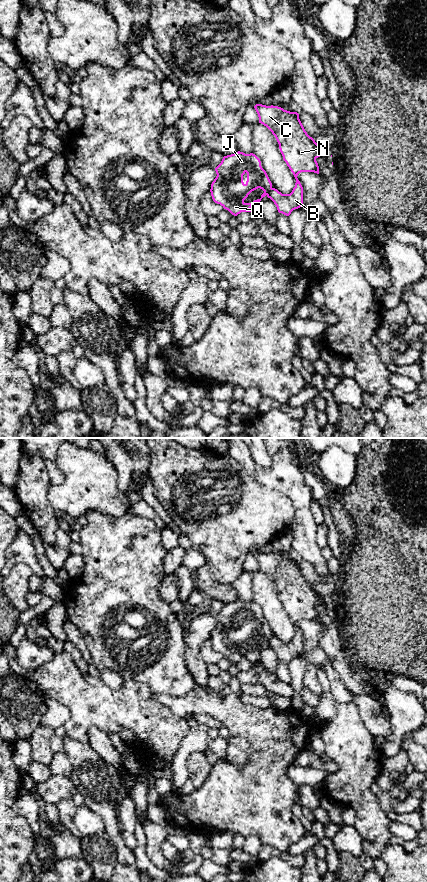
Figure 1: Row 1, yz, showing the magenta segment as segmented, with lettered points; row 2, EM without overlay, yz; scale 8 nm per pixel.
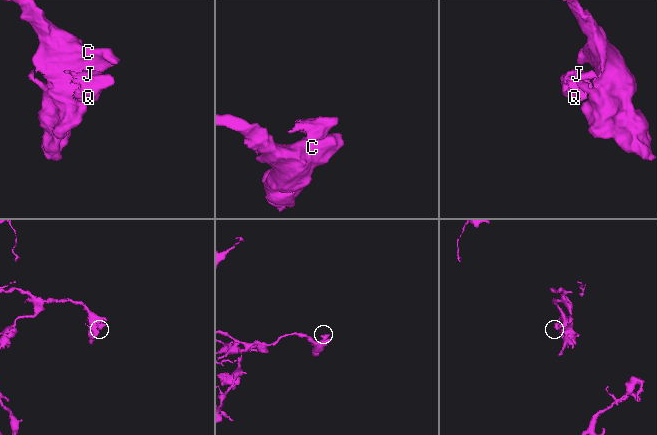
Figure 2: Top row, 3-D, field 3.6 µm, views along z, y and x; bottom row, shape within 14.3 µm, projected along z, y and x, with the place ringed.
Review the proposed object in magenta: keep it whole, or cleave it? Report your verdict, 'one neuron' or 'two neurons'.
two neurons

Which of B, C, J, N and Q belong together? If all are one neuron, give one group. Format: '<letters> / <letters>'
B C N / J Q

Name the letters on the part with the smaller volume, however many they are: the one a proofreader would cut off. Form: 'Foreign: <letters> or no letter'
Foreign: J, Q

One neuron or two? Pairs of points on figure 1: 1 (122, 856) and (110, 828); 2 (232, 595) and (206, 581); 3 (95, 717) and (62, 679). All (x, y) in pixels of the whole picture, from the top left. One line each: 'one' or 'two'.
1: one
2: one
3: one

